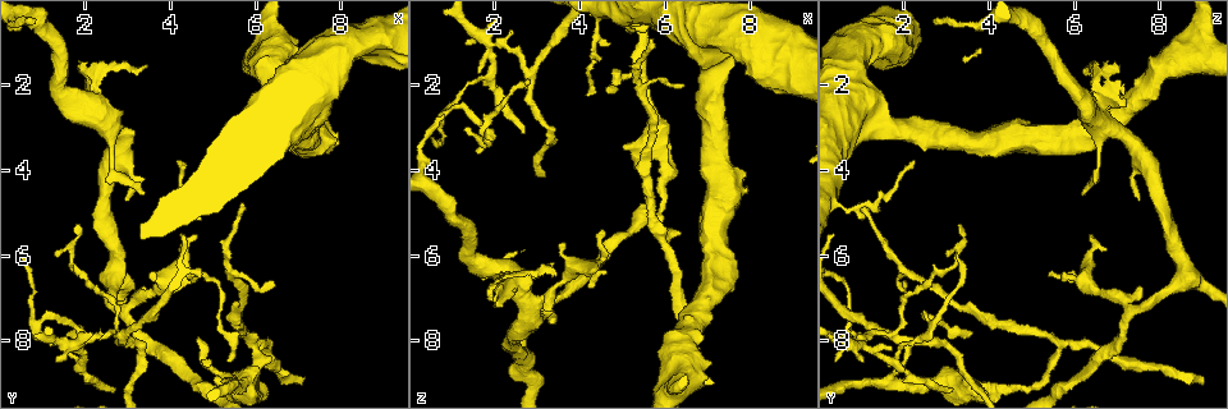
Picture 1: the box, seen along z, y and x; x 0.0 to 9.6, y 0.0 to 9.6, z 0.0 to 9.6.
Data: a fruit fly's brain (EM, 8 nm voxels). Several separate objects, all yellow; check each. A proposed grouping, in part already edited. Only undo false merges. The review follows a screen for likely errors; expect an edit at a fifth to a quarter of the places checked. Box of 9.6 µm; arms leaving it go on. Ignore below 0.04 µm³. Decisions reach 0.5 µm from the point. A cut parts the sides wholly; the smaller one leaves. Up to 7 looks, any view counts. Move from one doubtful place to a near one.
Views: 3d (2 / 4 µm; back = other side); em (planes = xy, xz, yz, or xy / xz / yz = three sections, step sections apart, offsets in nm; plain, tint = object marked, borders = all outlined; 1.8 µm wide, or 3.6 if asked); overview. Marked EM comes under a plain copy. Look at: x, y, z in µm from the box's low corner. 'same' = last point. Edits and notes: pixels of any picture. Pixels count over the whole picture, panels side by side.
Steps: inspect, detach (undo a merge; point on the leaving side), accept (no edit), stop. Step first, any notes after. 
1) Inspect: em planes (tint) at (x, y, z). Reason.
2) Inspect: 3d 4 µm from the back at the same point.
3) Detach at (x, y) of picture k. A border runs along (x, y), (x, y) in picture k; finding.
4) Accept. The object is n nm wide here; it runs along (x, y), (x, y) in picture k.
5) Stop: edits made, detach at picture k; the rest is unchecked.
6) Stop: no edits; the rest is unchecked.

Inspect: 3d 4 µm from the back at (1.90, 8.00, 1.00). Sudden change in width.

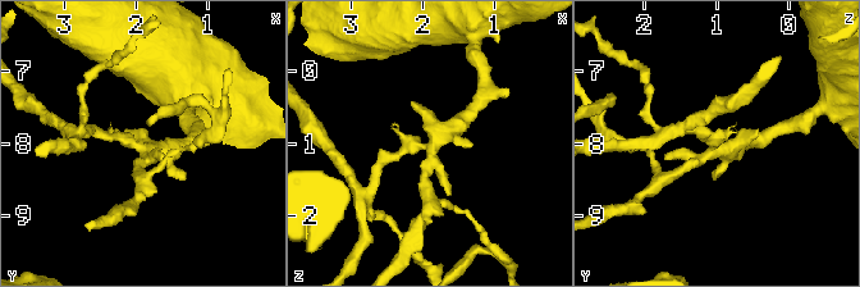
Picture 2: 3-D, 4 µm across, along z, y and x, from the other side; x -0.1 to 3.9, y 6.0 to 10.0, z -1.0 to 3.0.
Inspect: em planes (tint) at (1.85, 8.05, 1.00).

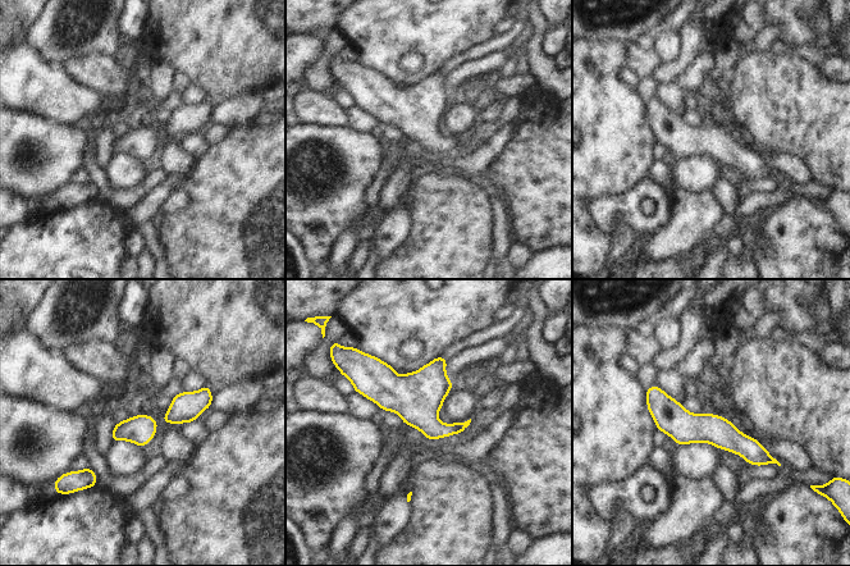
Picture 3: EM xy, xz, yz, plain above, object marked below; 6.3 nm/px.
Accept. It runs along (648, 393), (769, 460) in picture 3; one cell here.

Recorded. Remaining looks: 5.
Inspect: em 3.6 µm xy step 4 (tint) at (2.45, 2.85, 6.55). A fork.

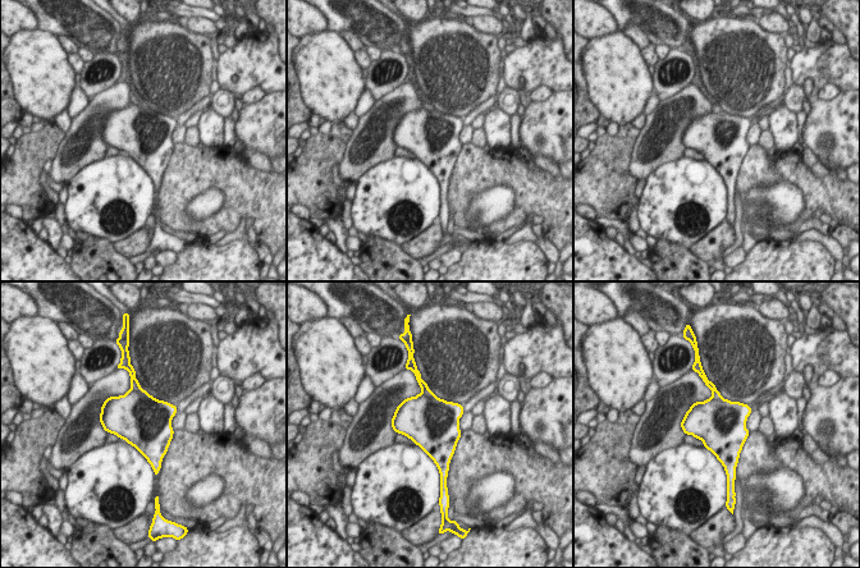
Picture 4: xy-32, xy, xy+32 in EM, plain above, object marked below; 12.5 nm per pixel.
Detach at (132, 372) of picture 4. The object is 650 nm wide here; two cells meet here.

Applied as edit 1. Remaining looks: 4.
Inspect: 3d 4 µm at (2.80, 7.30, 7.35). Three-way junction.

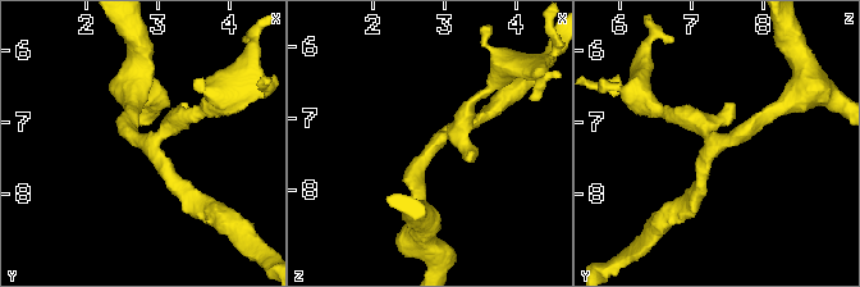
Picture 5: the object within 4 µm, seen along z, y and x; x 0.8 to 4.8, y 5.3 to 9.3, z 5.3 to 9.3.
Inspect: em planes (tint) at (2.90, 7.35, 7.40).

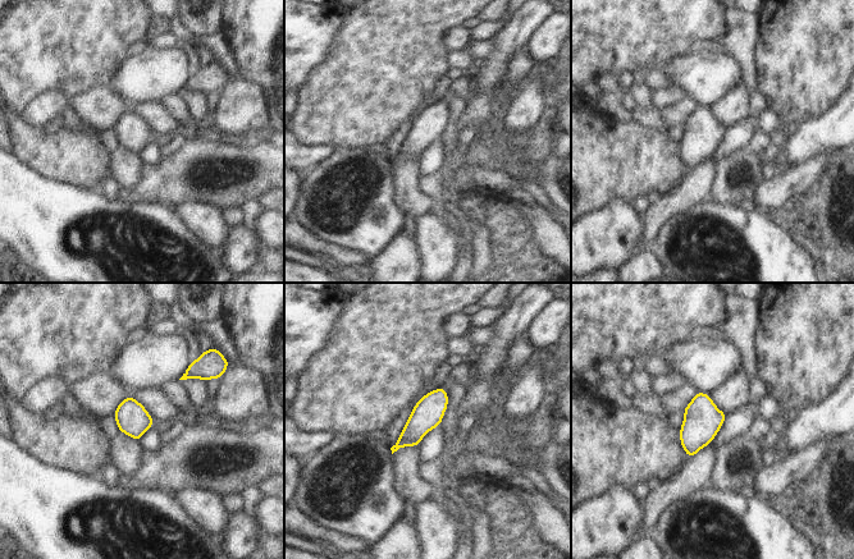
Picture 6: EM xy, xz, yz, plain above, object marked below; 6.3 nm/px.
Accept. One cell here.

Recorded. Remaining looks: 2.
Stop: edits made, detach at picture 4; the rest is unchecked.

